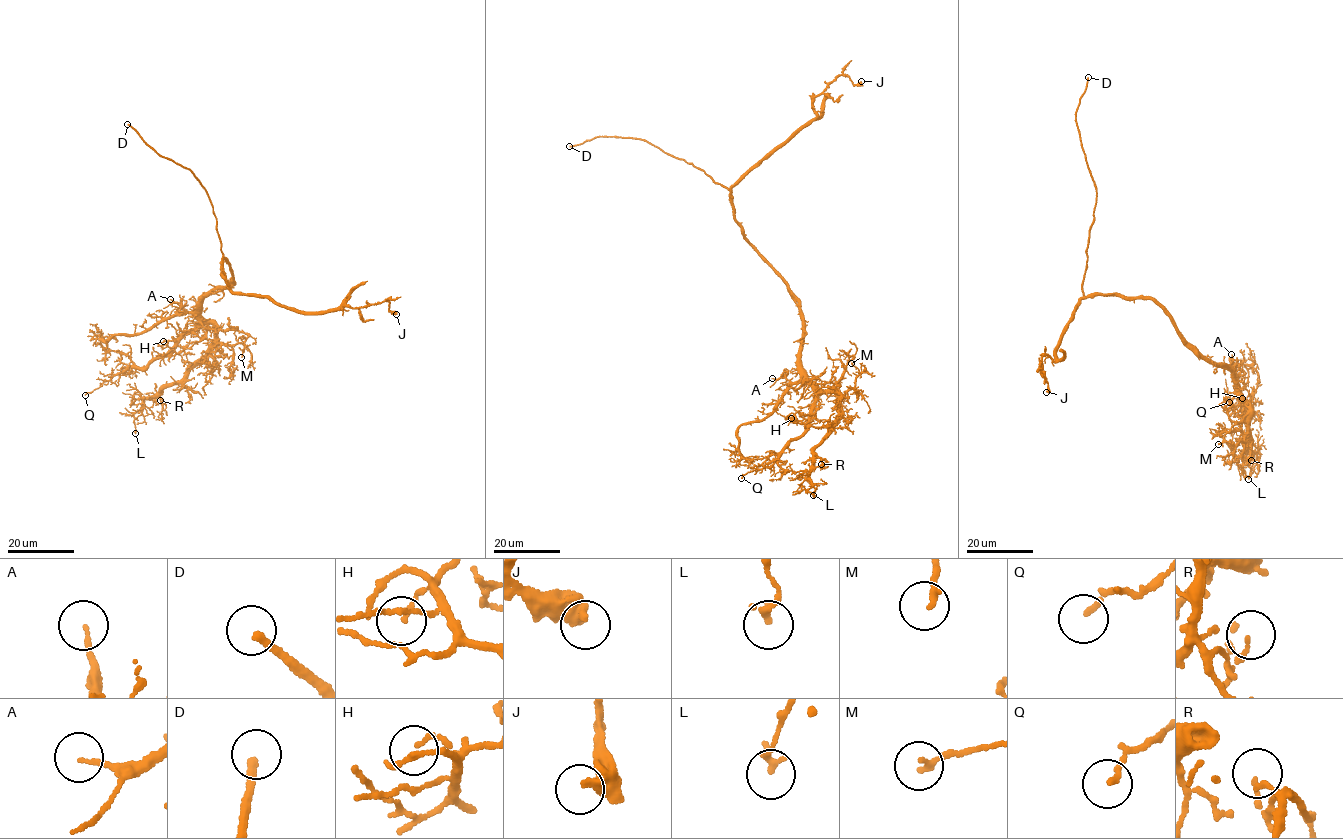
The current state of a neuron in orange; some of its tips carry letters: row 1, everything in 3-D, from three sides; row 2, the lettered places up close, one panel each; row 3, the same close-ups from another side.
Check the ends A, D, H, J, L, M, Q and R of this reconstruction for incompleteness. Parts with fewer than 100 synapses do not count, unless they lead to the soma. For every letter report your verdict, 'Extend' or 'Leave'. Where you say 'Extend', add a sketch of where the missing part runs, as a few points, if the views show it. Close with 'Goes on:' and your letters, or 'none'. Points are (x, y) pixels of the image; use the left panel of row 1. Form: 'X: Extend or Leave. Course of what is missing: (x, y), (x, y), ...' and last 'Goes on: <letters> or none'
A: Leave
D: Extend. Course of what is missing: (127, 124), (113, 114), (85, 107)
H: Leave
J: Leave
L: Leave
M: Leave
Q: Leave
R: Leave
Goes on: D

